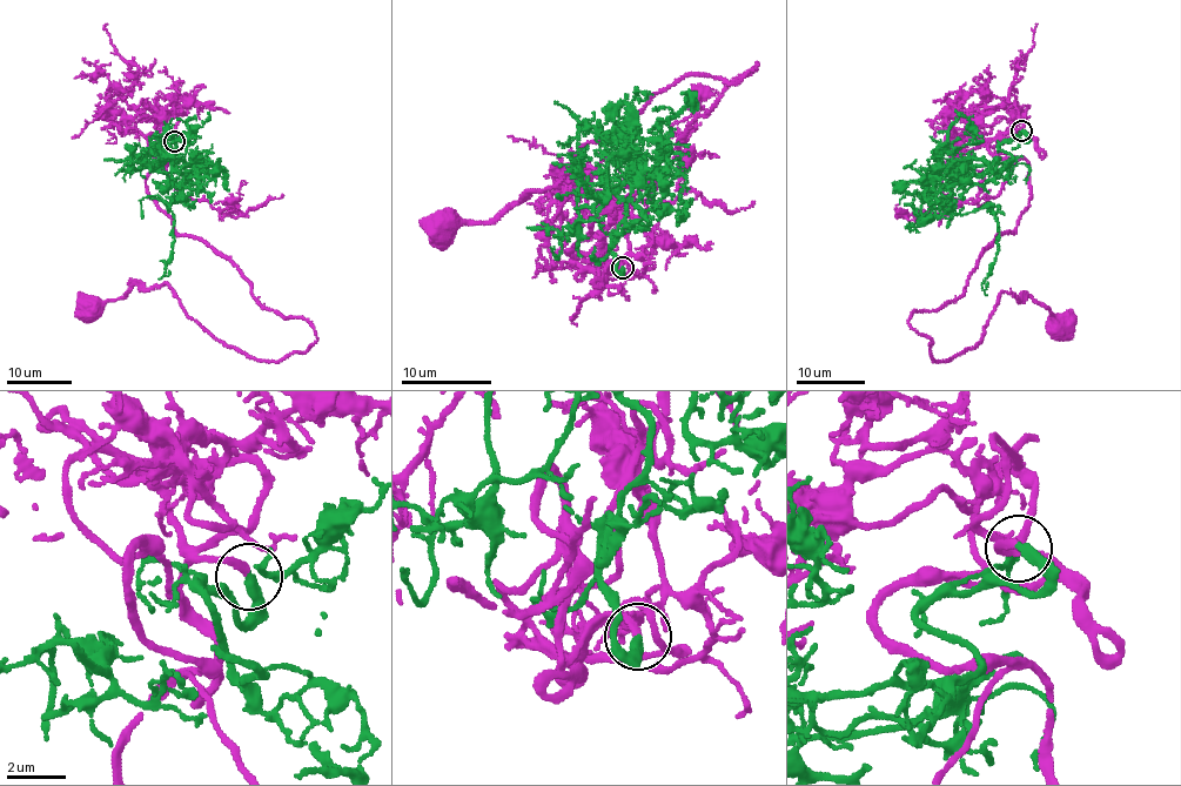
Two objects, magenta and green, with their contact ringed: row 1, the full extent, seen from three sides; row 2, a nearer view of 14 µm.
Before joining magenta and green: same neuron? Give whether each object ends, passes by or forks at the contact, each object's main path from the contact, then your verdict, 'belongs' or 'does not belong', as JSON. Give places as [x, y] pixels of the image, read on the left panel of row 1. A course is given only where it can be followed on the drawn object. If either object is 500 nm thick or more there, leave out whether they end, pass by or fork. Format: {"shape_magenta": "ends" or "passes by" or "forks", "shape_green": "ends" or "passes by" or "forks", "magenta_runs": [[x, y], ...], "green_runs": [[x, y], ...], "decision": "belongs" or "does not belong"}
{"shape_magenta": "ends", "shape_green": "ends", "magenta_runs": [[174, 141], [148, 136], [163, 160], [146, 180], [155, 206], [317, 338], [249, 358], [163, 283], [88, 306]], "green_runs": [[174, 141], [173, 152], [162, 143], [179, 190], [170, 200], [165, 275], [168, 270]], "decision": "belongs"}

